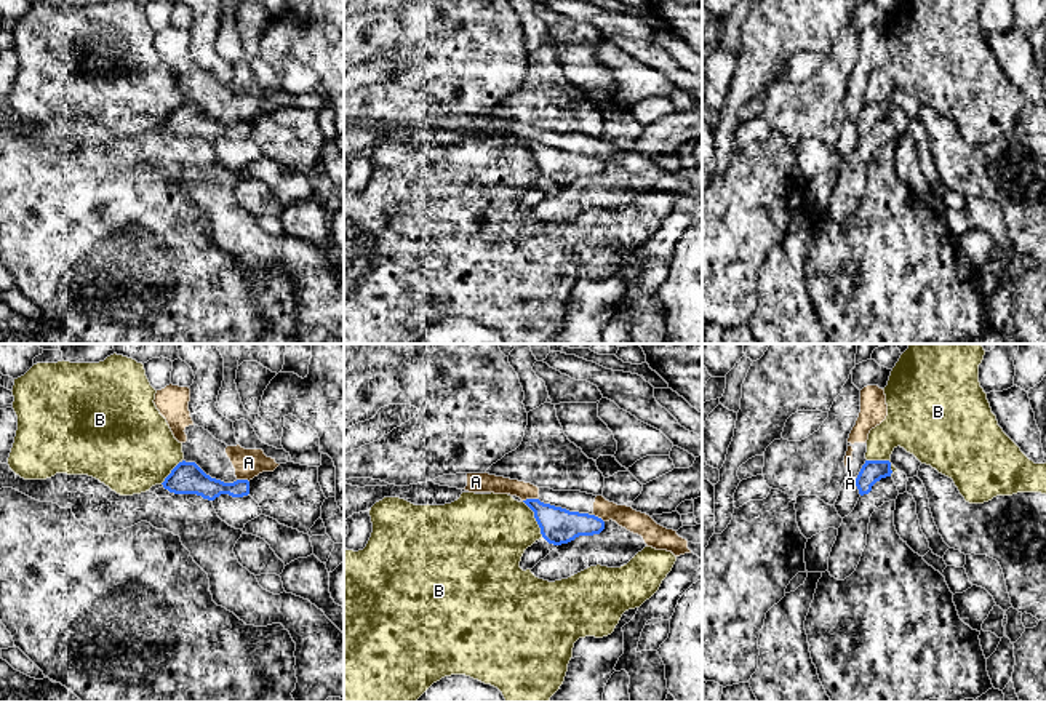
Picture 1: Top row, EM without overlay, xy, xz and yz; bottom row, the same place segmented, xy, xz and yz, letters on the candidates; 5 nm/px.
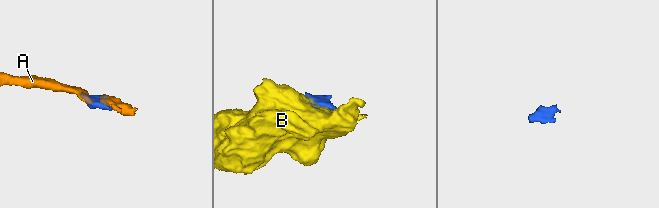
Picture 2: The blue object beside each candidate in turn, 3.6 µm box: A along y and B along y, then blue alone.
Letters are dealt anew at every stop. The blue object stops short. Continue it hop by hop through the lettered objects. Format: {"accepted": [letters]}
{"accepted": []}

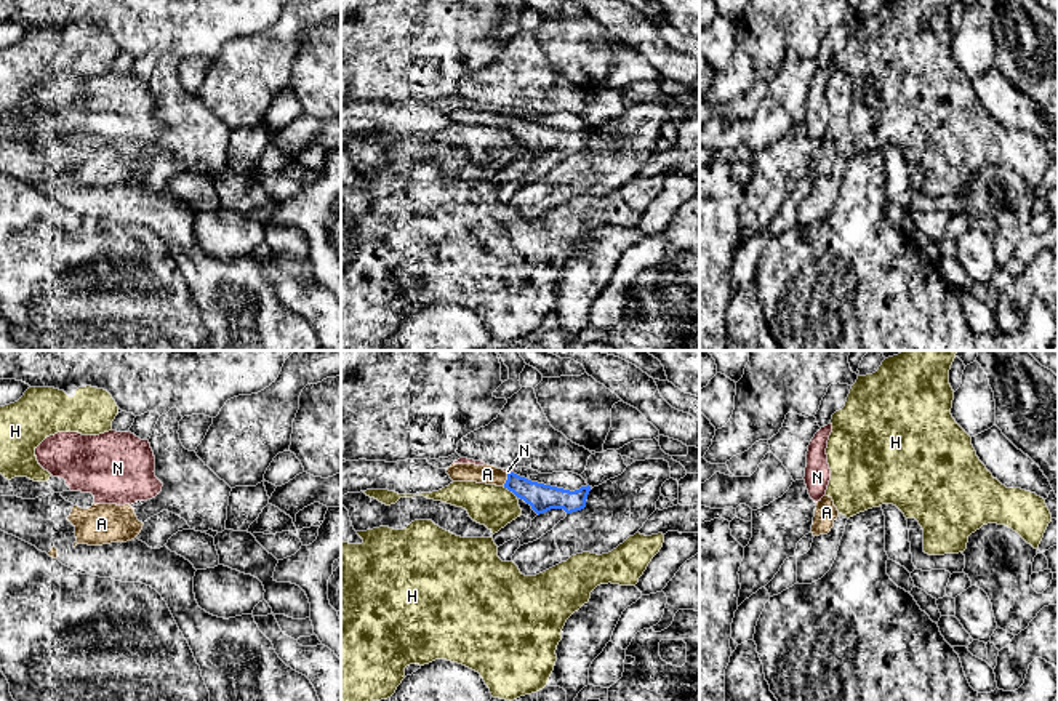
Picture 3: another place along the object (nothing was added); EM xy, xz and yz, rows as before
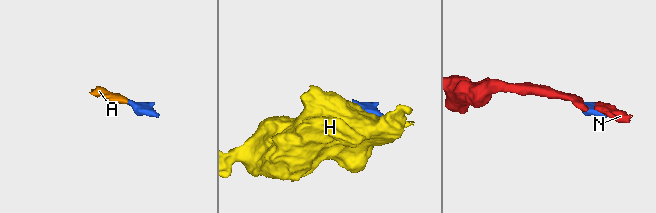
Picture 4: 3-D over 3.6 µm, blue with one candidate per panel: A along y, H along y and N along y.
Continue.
{"accepted": ["A"]}

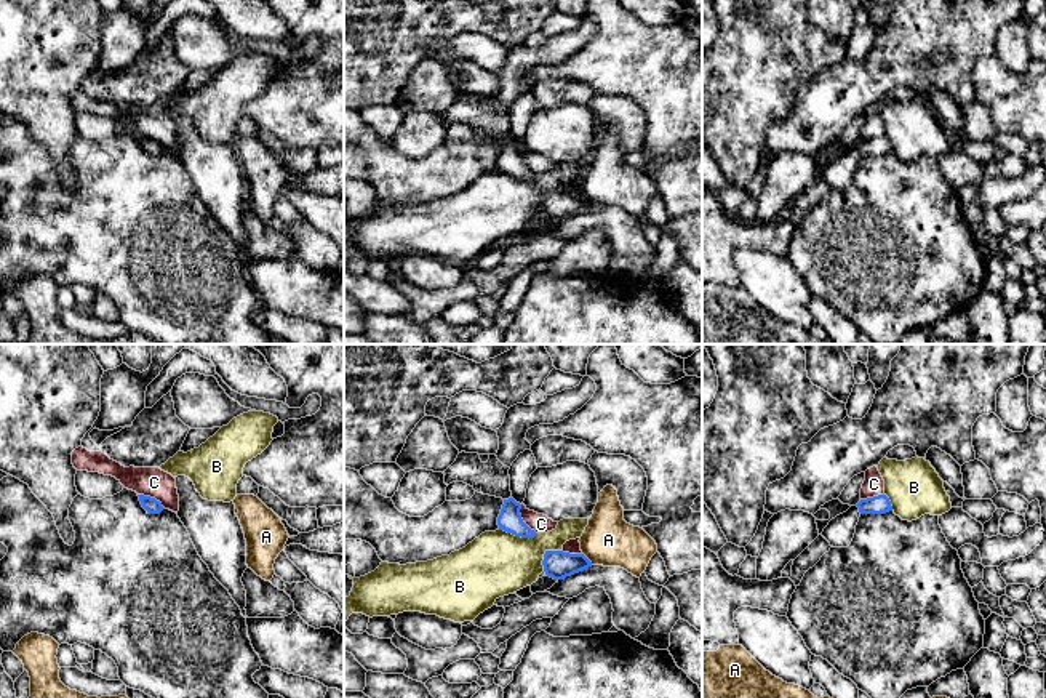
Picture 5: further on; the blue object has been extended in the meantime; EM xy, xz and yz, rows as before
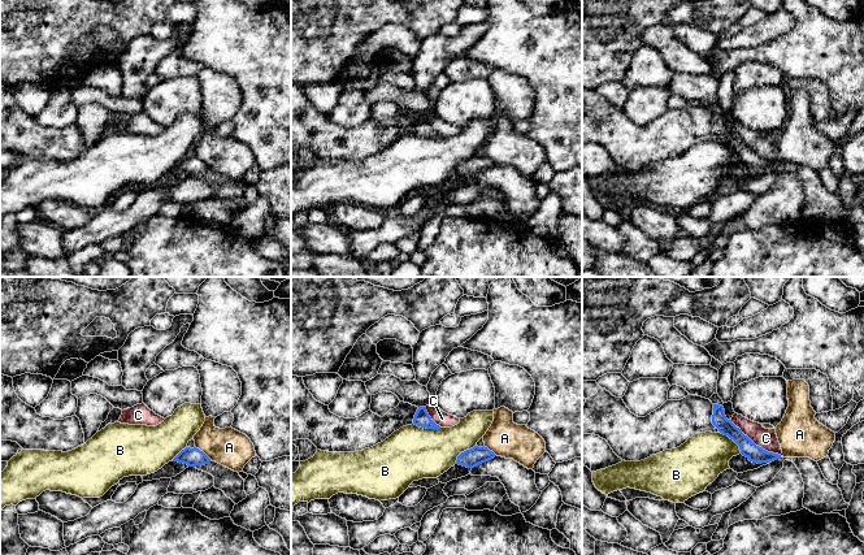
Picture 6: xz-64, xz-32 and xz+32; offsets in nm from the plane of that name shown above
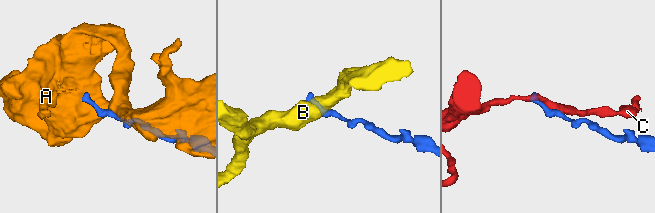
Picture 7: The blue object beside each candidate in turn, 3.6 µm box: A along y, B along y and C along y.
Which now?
{"accepted": []}

